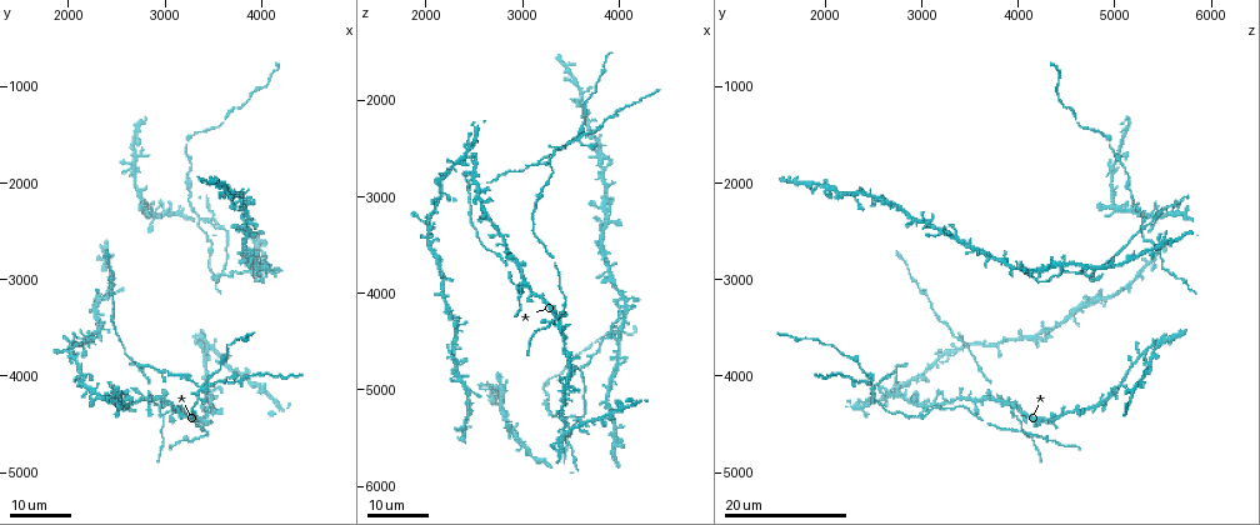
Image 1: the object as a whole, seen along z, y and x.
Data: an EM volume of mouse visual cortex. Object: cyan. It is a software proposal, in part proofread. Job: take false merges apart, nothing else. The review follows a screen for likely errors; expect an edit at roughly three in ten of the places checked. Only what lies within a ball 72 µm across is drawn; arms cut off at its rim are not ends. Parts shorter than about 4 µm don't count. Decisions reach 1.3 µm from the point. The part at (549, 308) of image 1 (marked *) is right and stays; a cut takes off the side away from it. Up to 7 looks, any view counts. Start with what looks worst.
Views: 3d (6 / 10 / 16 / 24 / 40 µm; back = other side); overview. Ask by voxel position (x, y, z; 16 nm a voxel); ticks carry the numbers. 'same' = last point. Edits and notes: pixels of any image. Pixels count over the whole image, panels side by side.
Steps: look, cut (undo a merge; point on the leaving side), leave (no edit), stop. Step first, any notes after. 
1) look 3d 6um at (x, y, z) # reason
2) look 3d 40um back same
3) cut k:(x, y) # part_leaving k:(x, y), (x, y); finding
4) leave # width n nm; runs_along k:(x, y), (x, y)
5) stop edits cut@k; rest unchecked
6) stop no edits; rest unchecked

look 3d 24um at (2960, 4400, 3980) # three arms meet

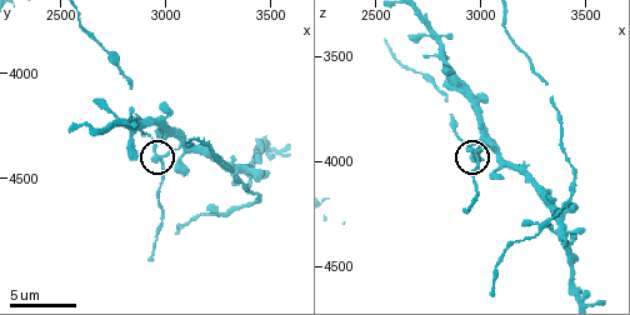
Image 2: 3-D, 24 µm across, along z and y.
look 3d 6um at (2970, 4410, 3950) # zoom in

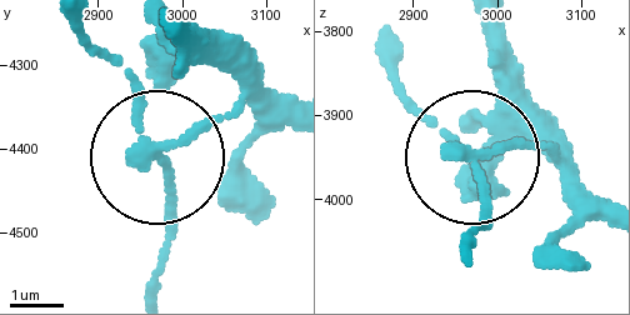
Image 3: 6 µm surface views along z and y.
look 3d 6um back at (2970, 4415, 3965) # other side

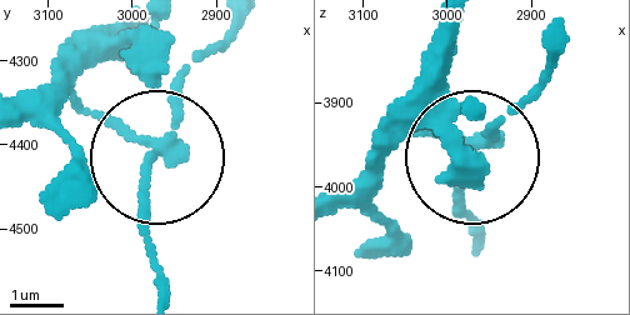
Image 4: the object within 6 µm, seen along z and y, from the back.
leave # all the same neuron

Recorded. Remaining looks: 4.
look 3d 10um at (3400, 4460, 4260) # three-way junction

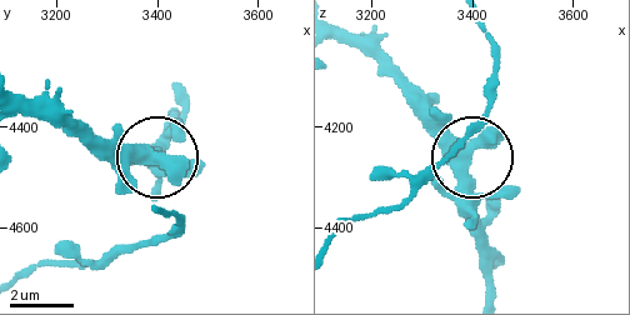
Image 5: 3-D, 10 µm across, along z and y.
leave # side_arm 64 um; continuous, no second neuron

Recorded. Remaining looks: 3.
look 3d 24um at (3400, 3800, 5260) # looks like a crossing

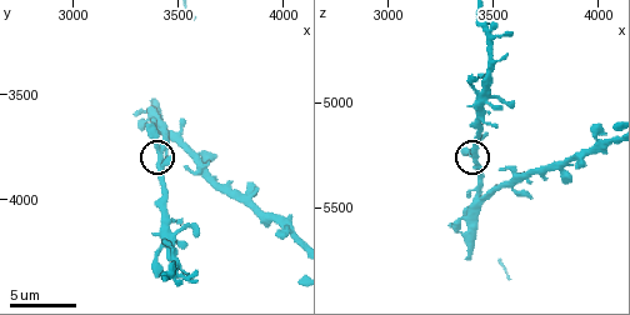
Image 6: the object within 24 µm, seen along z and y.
look 3d 6um at (3420, 3780, 5260)

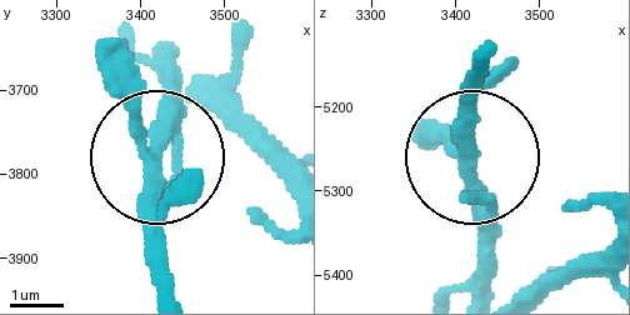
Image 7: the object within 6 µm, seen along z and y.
leave # runs_along 7:(169, 286), (155, 165), (106, 49); one neuron here

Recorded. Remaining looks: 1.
stop no edits; rest unchecked

